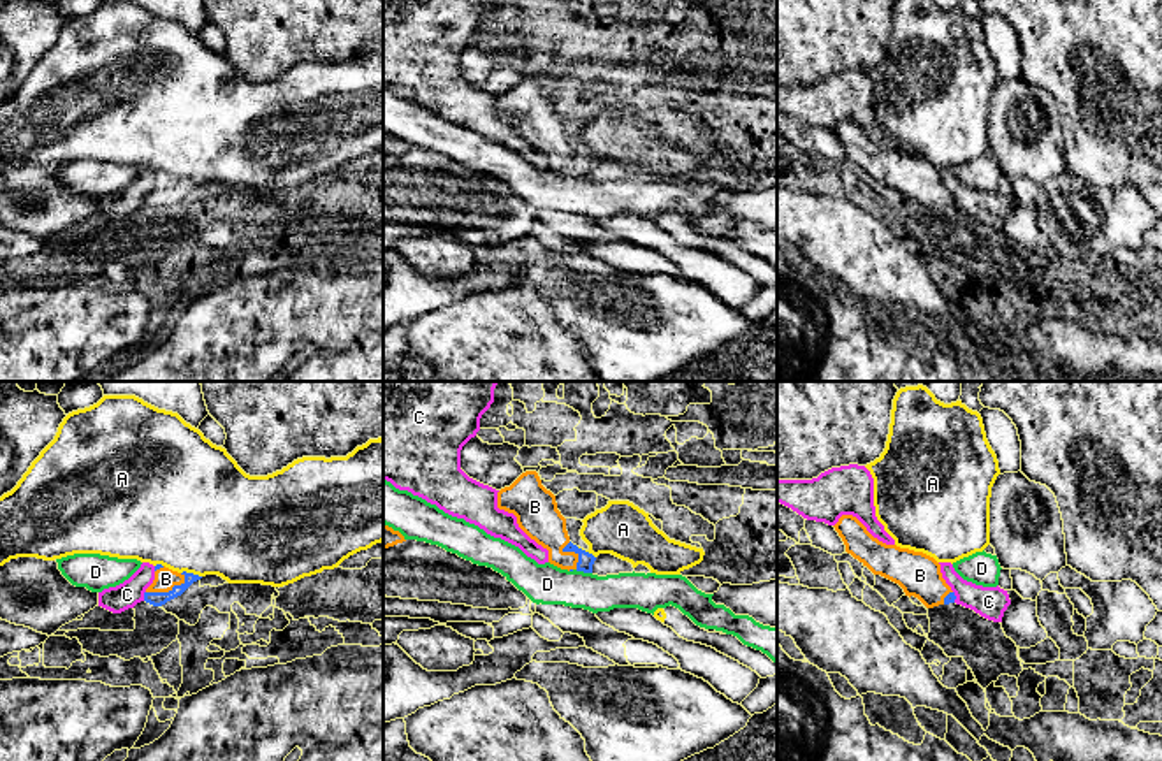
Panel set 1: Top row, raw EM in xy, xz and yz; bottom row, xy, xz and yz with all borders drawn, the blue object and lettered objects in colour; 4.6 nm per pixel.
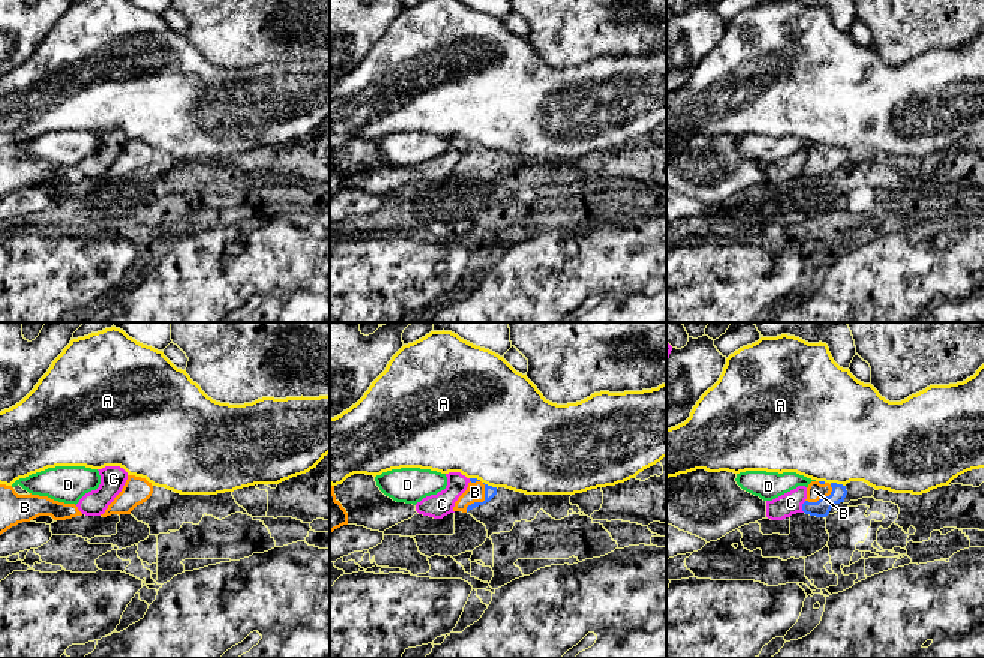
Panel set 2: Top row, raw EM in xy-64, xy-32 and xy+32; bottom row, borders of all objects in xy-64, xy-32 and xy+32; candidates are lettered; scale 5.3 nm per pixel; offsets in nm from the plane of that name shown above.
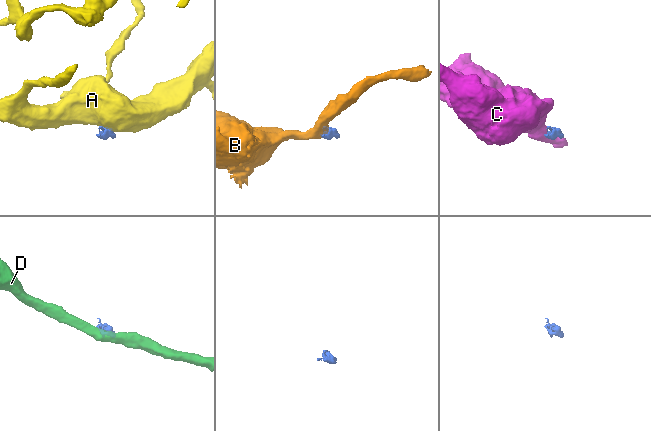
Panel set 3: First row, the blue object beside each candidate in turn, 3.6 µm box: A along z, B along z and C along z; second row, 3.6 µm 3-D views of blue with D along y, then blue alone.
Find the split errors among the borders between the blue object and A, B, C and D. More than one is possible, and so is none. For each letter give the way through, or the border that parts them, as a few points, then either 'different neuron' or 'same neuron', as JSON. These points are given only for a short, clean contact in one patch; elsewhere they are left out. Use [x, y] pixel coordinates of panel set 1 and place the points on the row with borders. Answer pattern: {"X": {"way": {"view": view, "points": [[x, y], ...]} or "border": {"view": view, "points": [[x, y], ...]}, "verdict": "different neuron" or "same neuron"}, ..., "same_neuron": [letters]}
{"A": {"border": {"view": "xy", "points": [[181, 572], [192, 572], [201, 577]]}, "verdict": "different neuron"}, "B": {"way": {"view": "xy", "points": [[153, 598], [160, 591], [169, 591], [166, 579]]}, "verdict": "same neuron"}, "C": {"border": {"view": "xy", "points": [[145, 591], [143, 600]]}, "verdict": "different neuron"}, "D": {"border": {"view": "xz", "points": [[570, 570], [591, 573]]}, "verdict": "different neuron"}, "same_neuron": ["B"]}

